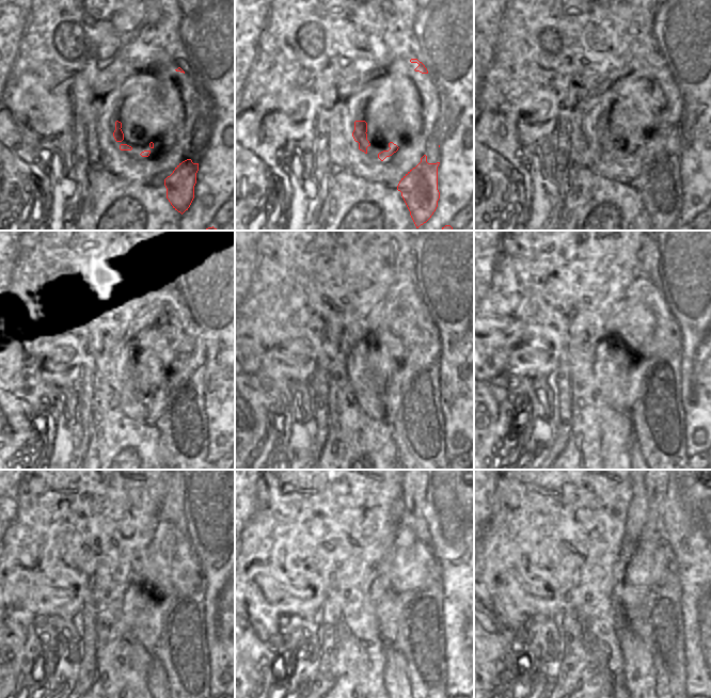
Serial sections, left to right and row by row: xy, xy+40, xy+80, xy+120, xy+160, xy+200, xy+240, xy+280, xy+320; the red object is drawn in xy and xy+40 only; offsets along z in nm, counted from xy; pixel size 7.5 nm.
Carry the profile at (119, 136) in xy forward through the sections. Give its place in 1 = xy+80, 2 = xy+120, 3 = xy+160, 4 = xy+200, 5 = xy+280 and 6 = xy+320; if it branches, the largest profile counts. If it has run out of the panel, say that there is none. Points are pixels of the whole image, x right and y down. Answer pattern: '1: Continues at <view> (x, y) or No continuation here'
1: Continues at xy+80 (601, 133)
2: Continues at xy+120 (183, 426)
3: Continues at xy+160 (411, 392)
4: Continues at xy+200 (648, 392)
5: Continues at xy+280 (412, 622)
6: Continues at xy+320 (654, 614)

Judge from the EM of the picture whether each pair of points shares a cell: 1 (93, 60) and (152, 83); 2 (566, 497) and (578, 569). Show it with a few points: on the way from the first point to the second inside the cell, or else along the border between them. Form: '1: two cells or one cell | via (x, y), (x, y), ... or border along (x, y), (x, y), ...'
1: one cell | via (108, 60), (114, 60), (137, 82)
2: one cell | via (566, 516), (566, 551)

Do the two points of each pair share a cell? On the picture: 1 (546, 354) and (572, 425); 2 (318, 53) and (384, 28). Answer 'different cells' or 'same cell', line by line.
1: same cell
2: same cell

